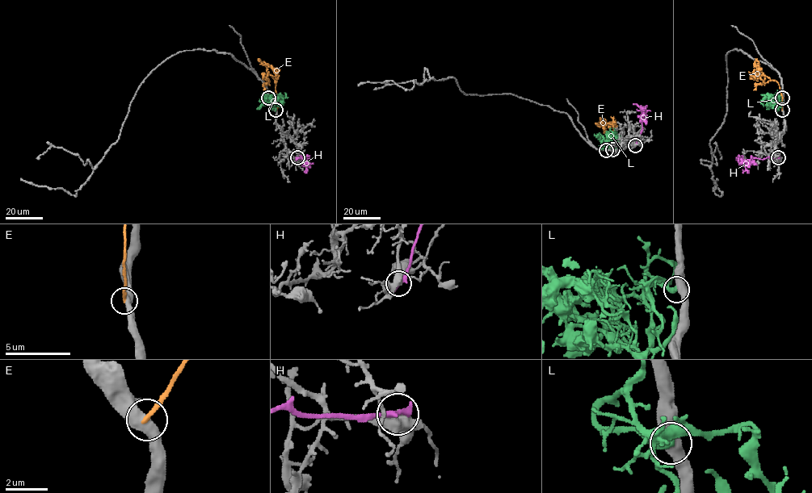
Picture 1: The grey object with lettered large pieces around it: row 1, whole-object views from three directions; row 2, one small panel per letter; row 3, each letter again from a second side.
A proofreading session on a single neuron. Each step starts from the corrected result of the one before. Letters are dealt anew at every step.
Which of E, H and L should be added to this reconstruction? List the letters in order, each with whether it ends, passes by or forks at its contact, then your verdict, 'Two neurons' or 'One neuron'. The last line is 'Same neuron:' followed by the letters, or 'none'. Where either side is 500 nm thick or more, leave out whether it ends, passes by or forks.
E: Two neurons
H: Two neurons
L: Two neurons
Same neuron: none

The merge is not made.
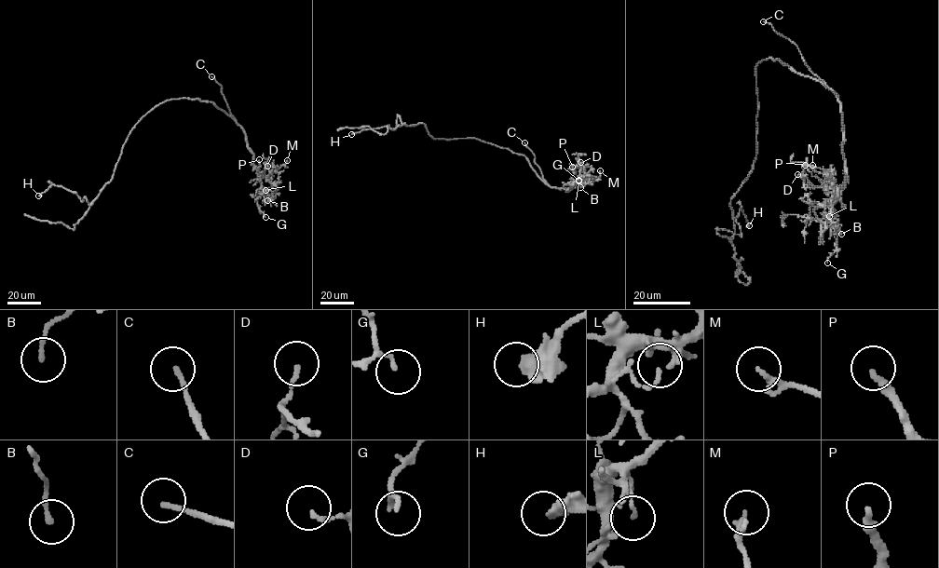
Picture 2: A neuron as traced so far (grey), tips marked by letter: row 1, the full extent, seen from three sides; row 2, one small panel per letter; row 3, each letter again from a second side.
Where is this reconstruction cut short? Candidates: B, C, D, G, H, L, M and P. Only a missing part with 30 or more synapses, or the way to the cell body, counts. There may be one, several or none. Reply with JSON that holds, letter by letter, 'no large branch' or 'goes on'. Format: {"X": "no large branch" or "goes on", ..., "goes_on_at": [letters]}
{"B": "no large branch", "C": "goes on", "D": "no large branch", "G": "no large branch", "H": "no large branch", "L": "no large branch", "M": "no large branch", "P": "no large branch", "goes_on_at": ["C"]}

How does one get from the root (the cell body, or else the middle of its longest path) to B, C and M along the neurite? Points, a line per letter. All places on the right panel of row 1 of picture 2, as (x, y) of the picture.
B: (755, 69), (762, 60), (778, 60), (836, 95), (846, 182), (814, 212), (841, 234)
C: (755, 69), (762, 60), (778, 60), (796, 72), (821, 81), (833, 91), (810, 70), (797, 47), (763, 21)
M: (755, 69), (762, 60), (778, 60), (821, 81), (836, 95), (846, 182), (833, 197), (834, 181), (812, 165)

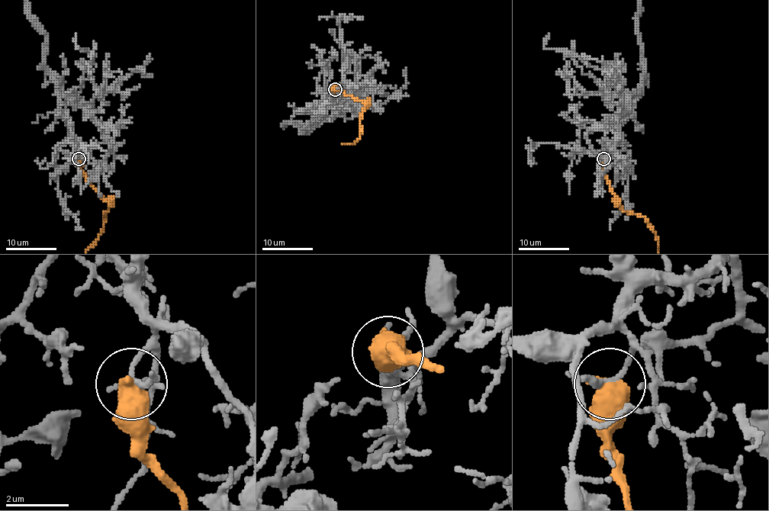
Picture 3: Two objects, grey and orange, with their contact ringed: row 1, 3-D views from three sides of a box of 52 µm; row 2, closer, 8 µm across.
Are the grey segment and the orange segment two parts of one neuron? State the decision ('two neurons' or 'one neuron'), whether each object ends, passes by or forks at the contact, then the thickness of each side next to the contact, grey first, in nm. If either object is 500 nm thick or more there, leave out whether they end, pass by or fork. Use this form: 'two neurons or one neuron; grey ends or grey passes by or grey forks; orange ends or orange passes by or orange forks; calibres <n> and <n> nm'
two neurons; calibres 150 and 850 nm

